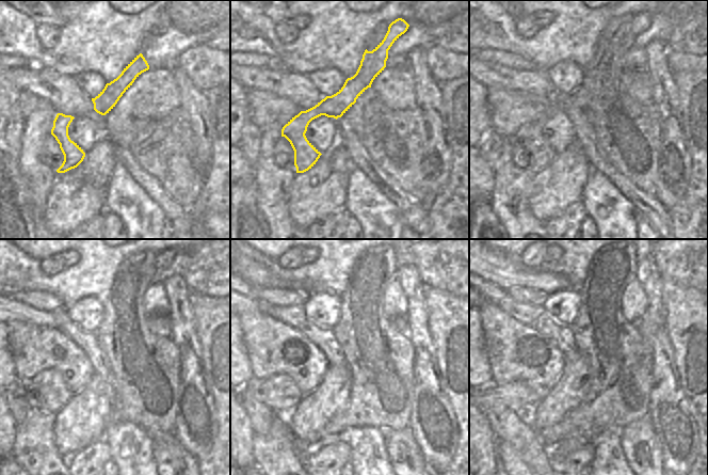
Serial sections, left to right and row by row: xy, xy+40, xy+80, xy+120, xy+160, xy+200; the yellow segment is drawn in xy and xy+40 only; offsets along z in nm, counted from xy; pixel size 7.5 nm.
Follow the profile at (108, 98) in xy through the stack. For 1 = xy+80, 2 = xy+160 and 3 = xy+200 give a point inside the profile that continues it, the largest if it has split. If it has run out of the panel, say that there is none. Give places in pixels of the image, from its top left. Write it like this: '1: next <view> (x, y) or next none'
1: next xy+80 (530, 136)
2: next xy+160 (447, 266)
3: next xy+200 (686, 260)

